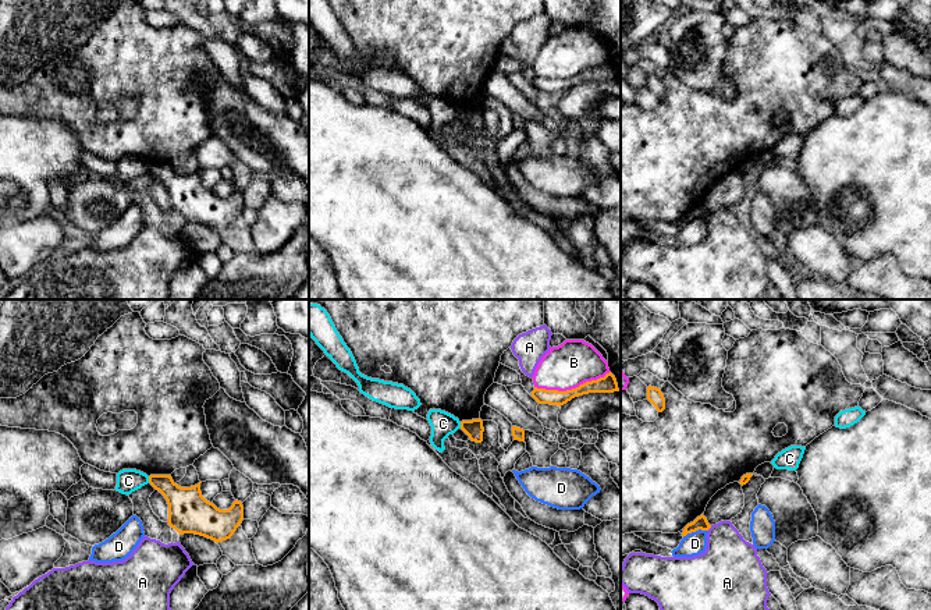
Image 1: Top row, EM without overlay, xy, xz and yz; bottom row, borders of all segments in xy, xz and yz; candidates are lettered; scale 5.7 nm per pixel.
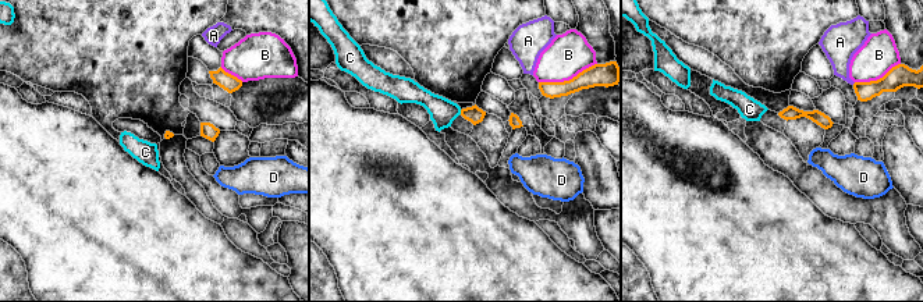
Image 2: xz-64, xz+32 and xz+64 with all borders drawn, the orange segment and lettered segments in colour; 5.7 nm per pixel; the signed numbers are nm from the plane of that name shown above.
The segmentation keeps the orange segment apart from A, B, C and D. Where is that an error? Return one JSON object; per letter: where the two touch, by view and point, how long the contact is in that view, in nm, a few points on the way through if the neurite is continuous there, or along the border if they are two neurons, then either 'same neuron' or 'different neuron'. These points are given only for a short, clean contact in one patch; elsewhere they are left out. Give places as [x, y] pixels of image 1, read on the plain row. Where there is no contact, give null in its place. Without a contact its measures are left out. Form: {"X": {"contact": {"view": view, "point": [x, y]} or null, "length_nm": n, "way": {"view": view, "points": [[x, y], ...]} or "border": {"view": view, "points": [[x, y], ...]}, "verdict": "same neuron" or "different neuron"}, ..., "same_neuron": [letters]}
{"A": {"contact": {"view": "yz", "point": [709, 216]}, "length_nm": 40, "verdict": "different neuron"}, "B": {"contact": {"view": "xz", "point": [572, 77]}, "length_nm": 440, "verdict": "different neuron"}, "C": {"contact": {"view": "xy", "point": [149, 167]}, "length_nm": 40, "border": {"view": "xy", "points": [[148, 165], [149, 170]]}, "verdict": "different neuron"}, "D": {"contact": {"view": "yz", "point": [695, 219]}, "length_nm": 150, "verdict": "different neuron"}, "same_neuron": []}

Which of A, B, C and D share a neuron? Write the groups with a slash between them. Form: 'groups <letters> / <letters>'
groups A / B / C / D

